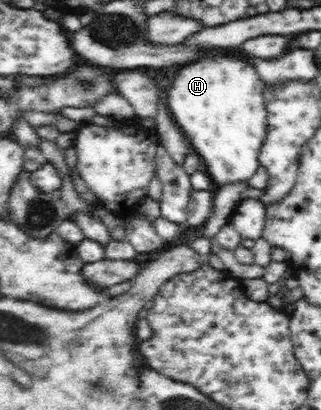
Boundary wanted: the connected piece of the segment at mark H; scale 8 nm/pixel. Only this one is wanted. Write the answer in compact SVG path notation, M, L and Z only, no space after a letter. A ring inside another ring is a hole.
M217 49L222 54L204 57L177 70L174 81L168 90L168 110L176 124L184 131L195 153L205 164L205 172L219 188L226 183L241 183L257 172L260 148L264 146L267 127L267 112L263 97L263 81L245 55L230 54Z

